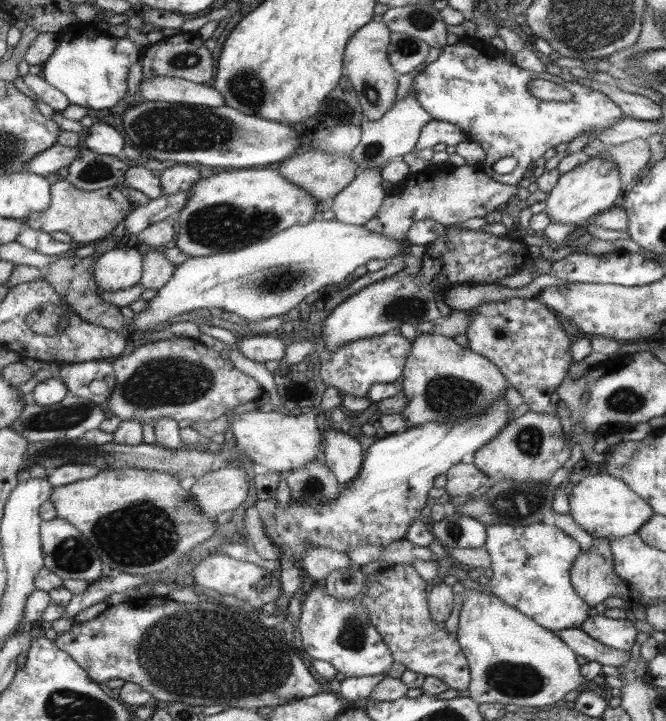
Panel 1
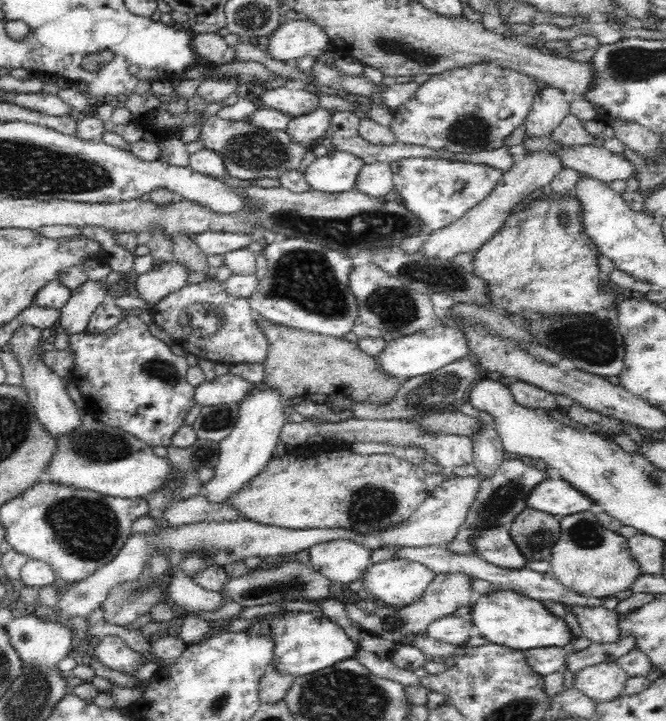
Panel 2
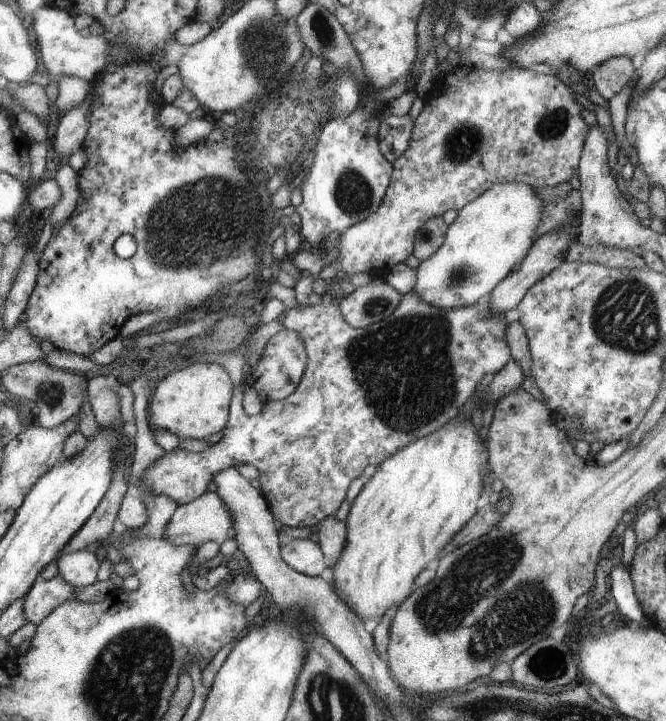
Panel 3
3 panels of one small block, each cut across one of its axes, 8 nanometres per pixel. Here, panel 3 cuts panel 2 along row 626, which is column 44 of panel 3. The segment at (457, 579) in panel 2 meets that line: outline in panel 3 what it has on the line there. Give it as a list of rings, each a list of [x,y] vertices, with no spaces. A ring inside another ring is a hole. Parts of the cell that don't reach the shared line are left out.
[[[40,358],[37,361],[18,363],[8,367],[3,372],[3,385],[14,396],[23,399],[32,398],[38,406],[34,424],[51,429],[76,415],[80,406],[84,404],[87,398],[85,375],[84,372],[59,369]]]

